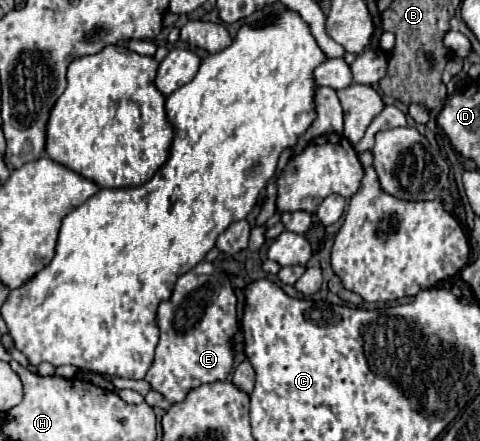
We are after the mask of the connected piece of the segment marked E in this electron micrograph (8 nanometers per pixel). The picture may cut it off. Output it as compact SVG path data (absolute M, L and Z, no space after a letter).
M200 262L196 268L190 272L182 274L174 286L174 292L168 300L160 302L156 322L160 328L160 342L156 346L154 354L154 364L150 366L146 374L146 382L154 390L158 390L168 402L180 402L188 394L188 390L206 384L206 382L218 382L218 380L228 380L232 364L234 364L234 336L240 330L238 316L236 316L236 294L232 290L230 280L222 270L218 270L210 262Z

